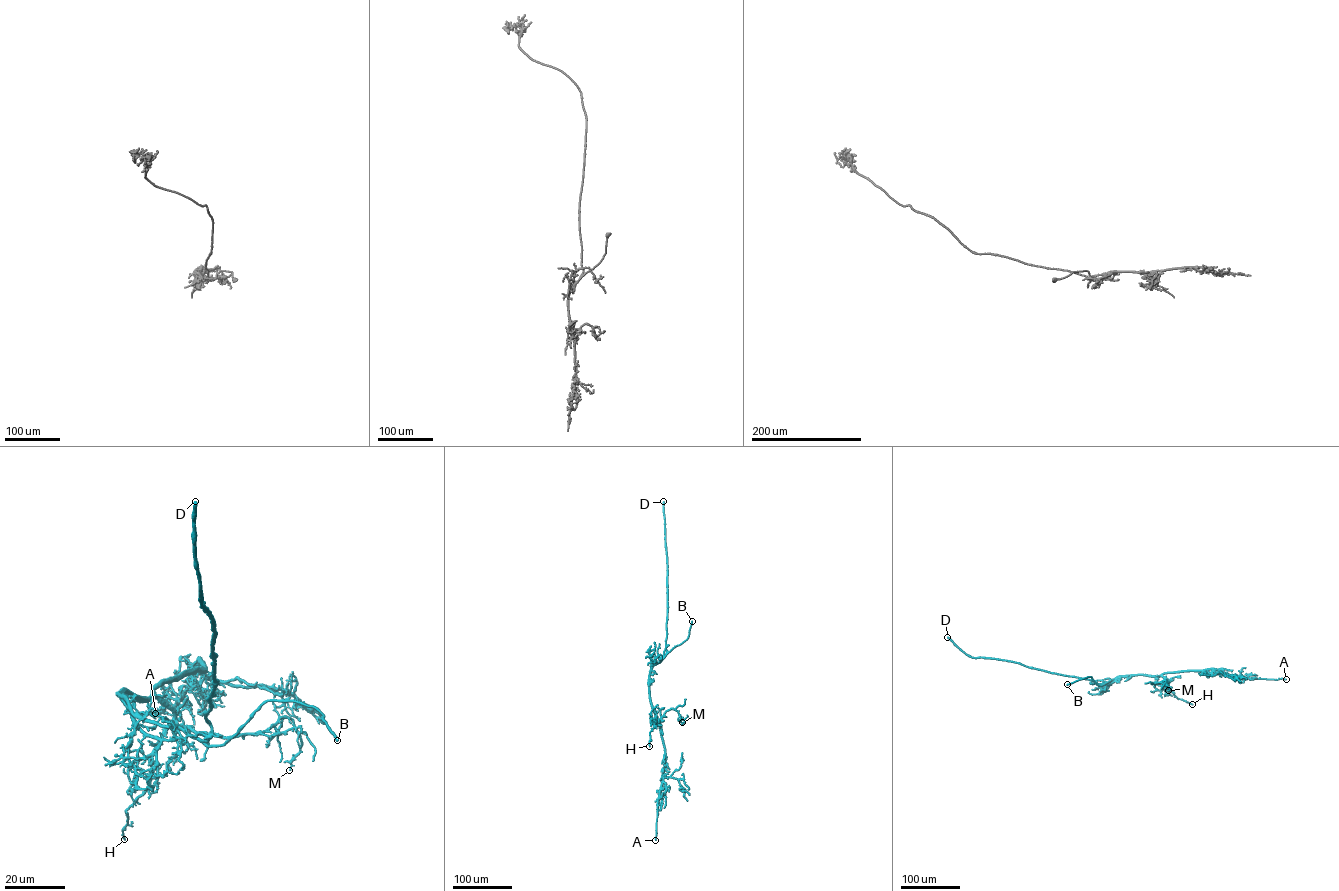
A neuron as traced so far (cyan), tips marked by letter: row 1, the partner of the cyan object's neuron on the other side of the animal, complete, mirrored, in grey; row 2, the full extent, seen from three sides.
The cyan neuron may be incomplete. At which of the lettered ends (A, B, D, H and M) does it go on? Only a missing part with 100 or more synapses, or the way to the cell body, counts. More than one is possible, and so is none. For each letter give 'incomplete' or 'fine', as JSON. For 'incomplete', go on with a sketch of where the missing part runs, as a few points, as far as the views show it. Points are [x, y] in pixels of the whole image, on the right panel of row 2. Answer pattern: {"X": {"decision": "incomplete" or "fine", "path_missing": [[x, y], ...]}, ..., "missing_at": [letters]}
{"A": {"decision": "fine"}, "B": {"decision": "incomplete", "path_missing": [[1067, 684], [1054, 686]]}, "D": {"decision": "incomplete"}, "H": {"decision": "fine"}, "M": {"decision": "fine"}, "missing_at": ["B", "D"]}

